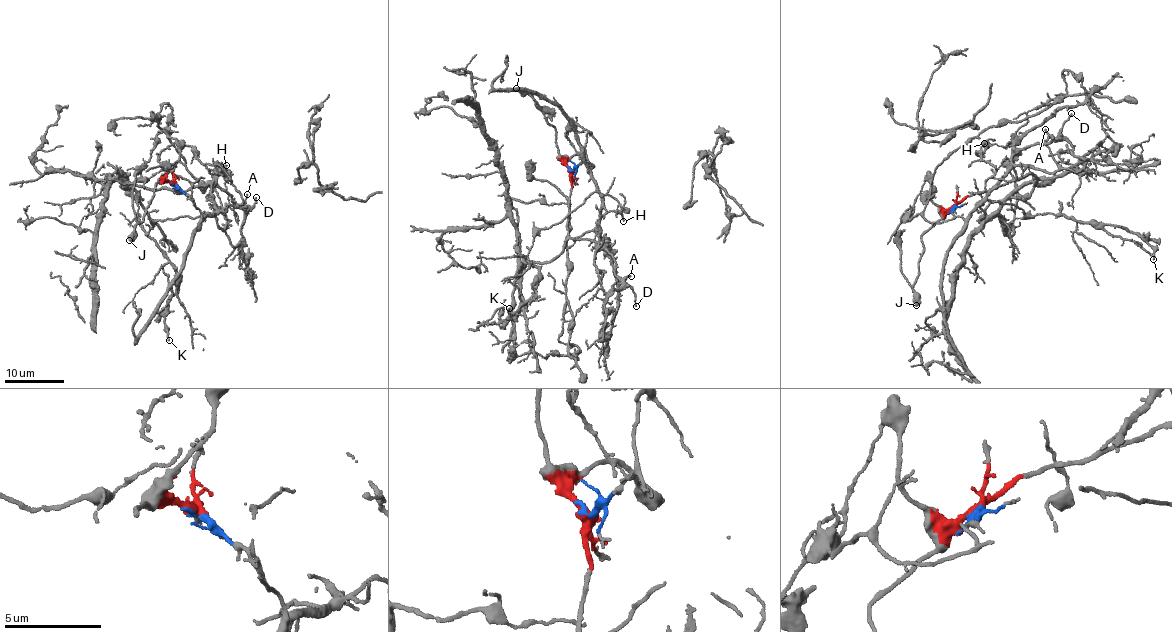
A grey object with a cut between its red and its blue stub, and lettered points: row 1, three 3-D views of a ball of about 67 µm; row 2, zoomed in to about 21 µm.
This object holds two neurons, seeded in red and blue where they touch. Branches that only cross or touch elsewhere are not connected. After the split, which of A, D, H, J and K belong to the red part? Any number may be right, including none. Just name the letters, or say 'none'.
A, D, J

